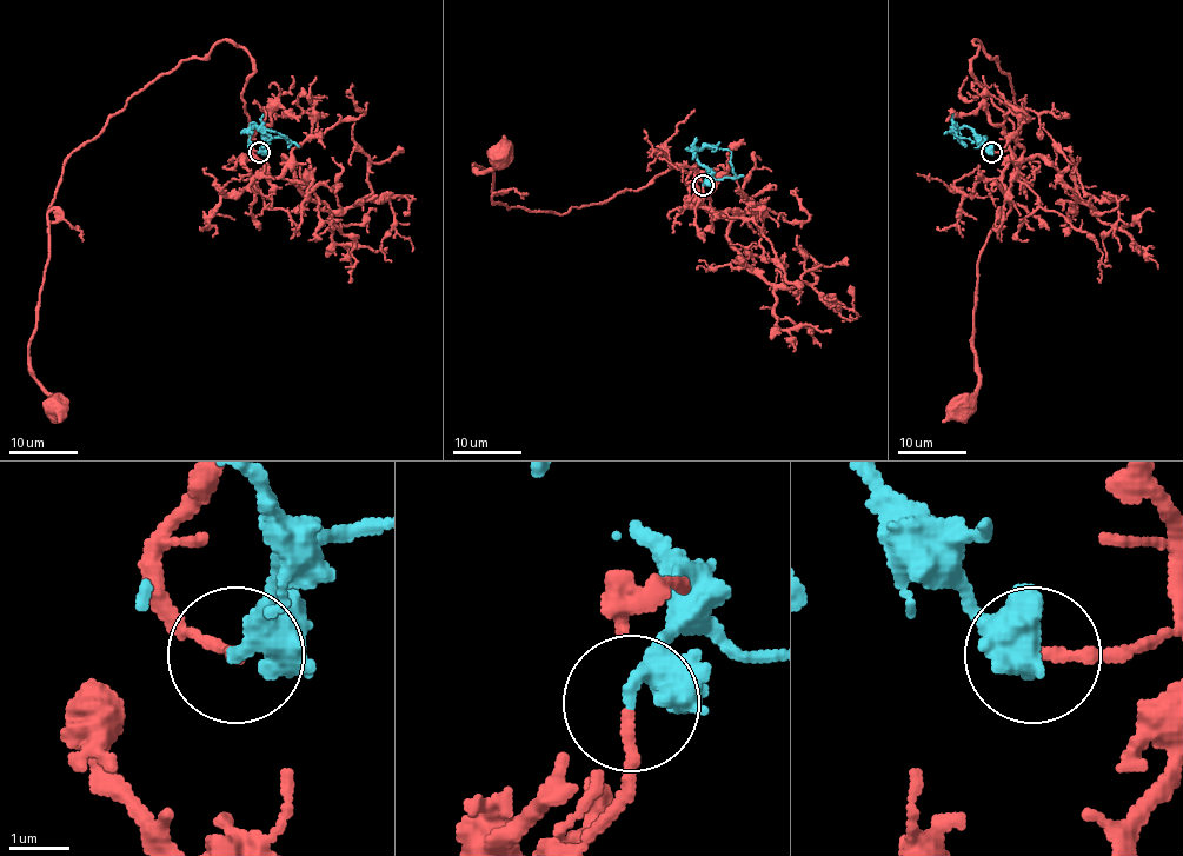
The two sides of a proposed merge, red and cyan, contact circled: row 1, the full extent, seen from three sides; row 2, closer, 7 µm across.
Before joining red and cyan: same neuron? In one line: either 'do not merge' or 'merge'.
merge

